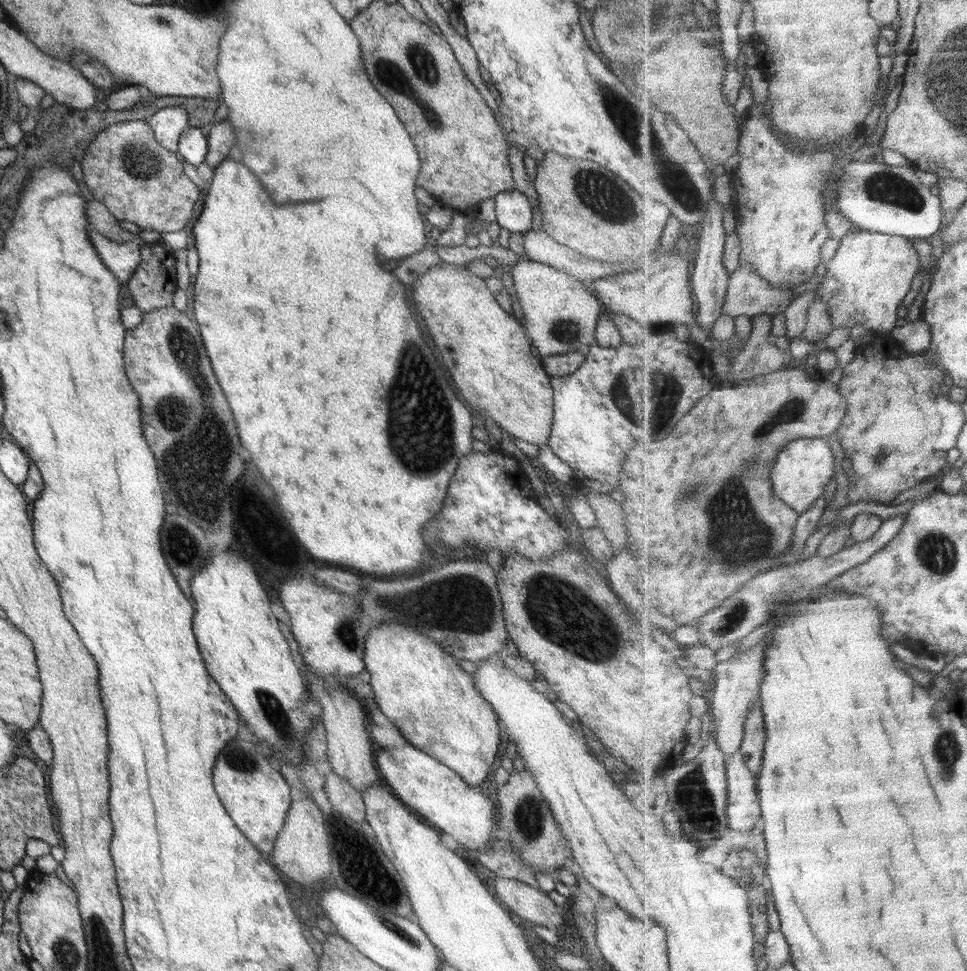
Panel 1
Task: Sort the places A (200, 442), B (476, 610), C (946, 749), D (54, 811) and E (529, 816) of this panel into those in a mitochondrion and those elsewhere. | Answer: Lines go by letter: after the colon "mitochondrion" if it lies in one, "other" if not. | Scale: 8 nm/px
A: mitochondrion
B: mitochondrion
C: mitochondrion
D: other
E: mitochondrion

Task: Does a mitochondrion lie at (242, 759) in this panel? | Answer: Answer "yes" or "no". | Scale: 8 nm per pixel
yes

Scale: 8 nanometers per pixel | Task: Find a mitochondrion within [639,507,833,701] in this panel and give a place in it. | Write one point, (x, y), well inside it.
(735, 615)

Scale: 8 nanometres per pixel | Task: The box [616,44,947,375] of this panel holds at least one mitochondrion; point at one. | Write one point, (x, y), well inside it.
(893, 188)

